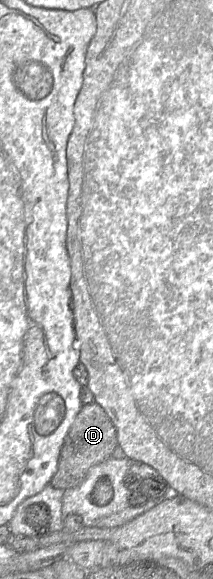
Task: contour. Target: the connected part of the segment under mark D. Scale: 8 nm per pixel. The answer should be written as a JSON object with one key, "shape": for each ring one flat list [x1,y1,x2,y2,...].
{"shape":[[95,402,83,405,65,437,59,455,58,468,50,485,61,490,79,486,89,470,110,458,117,446,117,432,105,410]]}

